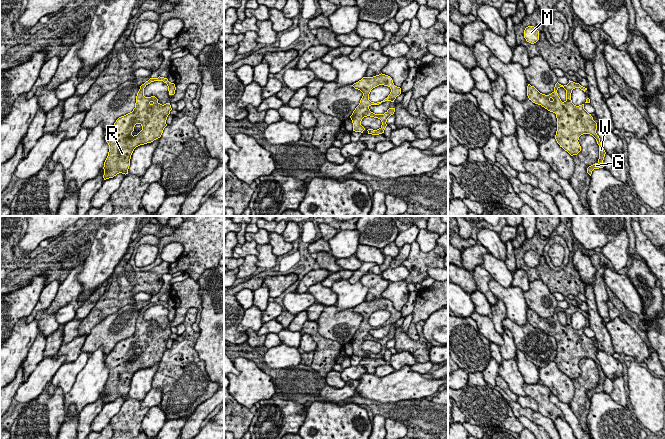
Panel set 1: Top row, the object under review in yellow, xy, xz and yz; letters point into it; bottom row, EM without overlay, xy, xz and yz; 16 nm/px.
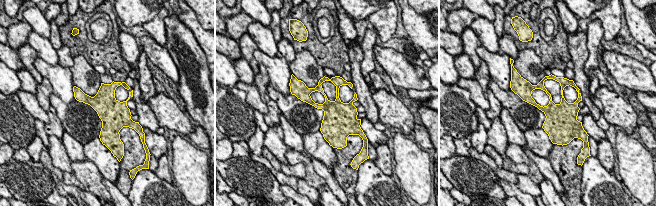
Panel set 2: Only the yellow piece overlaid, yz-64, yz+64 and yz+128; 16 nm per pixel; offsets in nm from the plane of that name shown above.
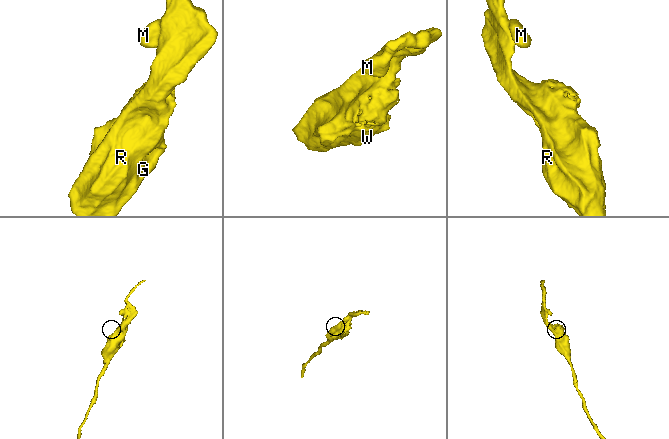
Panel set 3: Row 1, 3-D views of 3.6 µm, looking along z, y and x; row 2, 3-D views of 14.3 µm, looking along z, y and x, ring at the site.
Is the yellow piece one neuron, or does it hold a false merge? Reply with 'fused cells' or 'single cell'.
single cell

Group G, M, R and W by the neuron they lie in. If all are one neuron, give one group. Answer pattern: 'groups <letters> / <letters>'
groups G M R W

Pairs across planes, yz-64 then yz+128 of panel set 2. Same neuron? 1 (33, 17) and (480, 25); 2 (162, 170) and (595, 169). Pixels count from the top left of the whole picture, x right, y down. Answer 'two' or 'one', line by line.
1: two
2: two

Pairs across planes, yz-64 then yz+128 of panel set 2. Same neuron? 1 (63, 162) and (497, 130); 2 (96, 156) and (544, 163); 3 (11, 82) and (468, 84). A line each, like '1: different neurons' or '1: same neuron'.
1: same neuron
2: different neurons
3: different neurons

